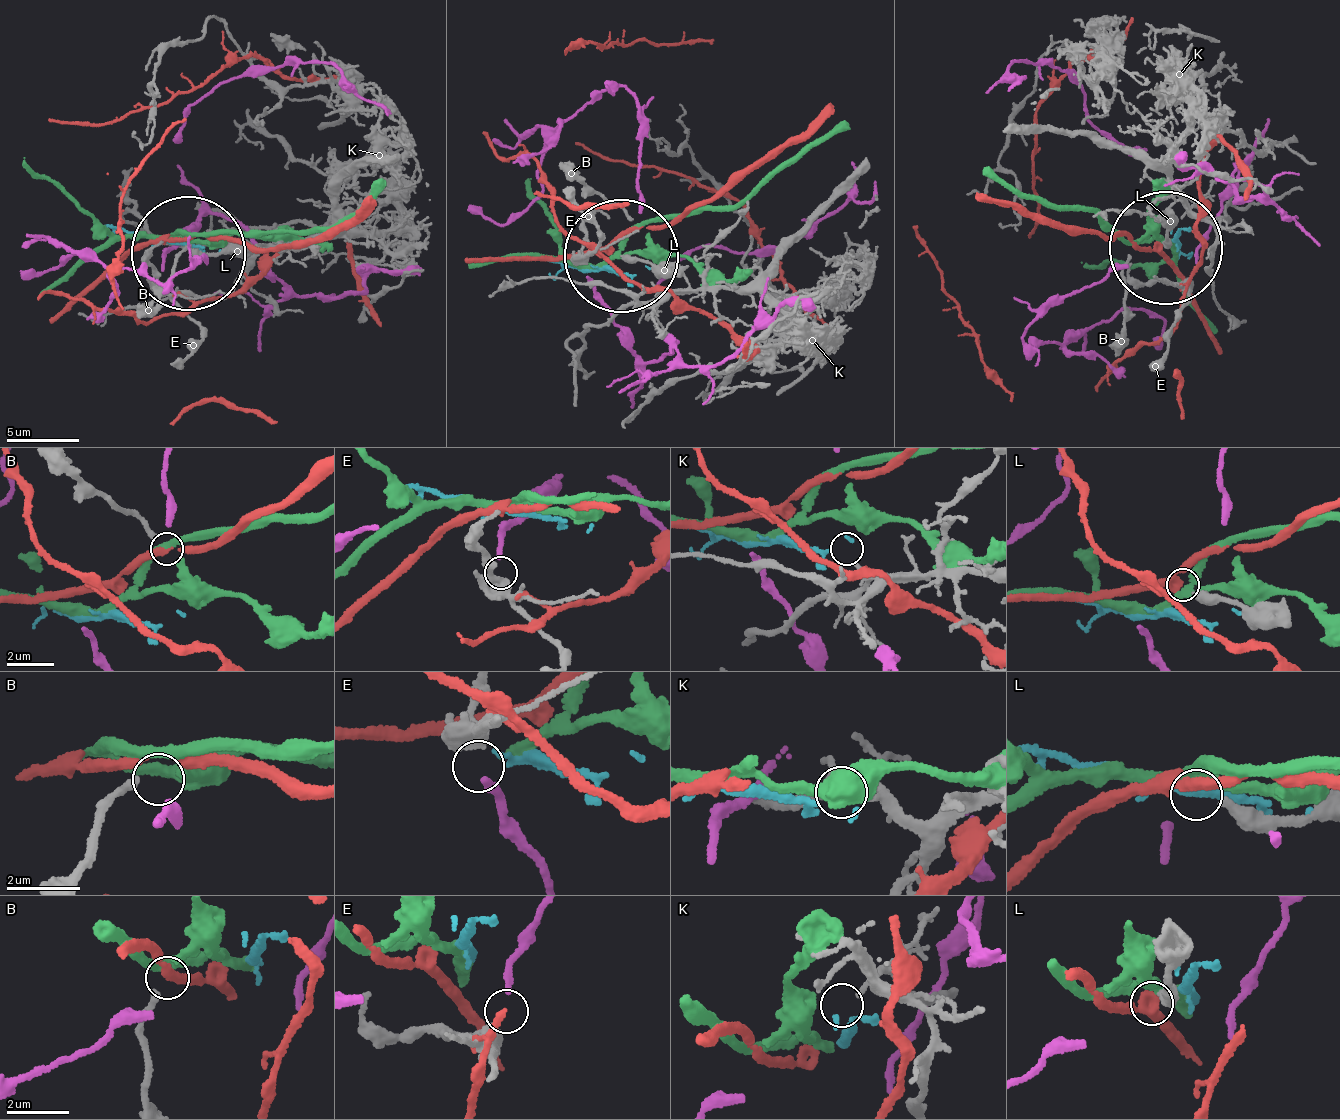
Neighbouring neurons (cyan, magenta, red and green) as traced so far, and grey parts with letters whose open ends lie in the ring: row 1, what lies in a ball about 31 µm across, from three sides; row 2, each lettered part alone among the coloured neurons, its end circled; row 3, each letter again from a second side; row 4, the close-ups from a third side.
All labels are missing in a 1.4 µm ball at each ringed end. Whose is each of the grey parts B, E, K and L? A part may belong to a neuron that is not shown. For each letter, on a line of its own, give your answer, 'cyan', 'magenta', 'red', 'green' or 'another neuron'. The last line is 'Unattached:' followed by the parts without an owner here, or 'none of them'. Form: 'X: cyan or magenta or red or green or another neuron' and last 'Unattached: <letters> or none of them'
B: green
E: magenta
K: cyan
L: red
Unattached: none of them

